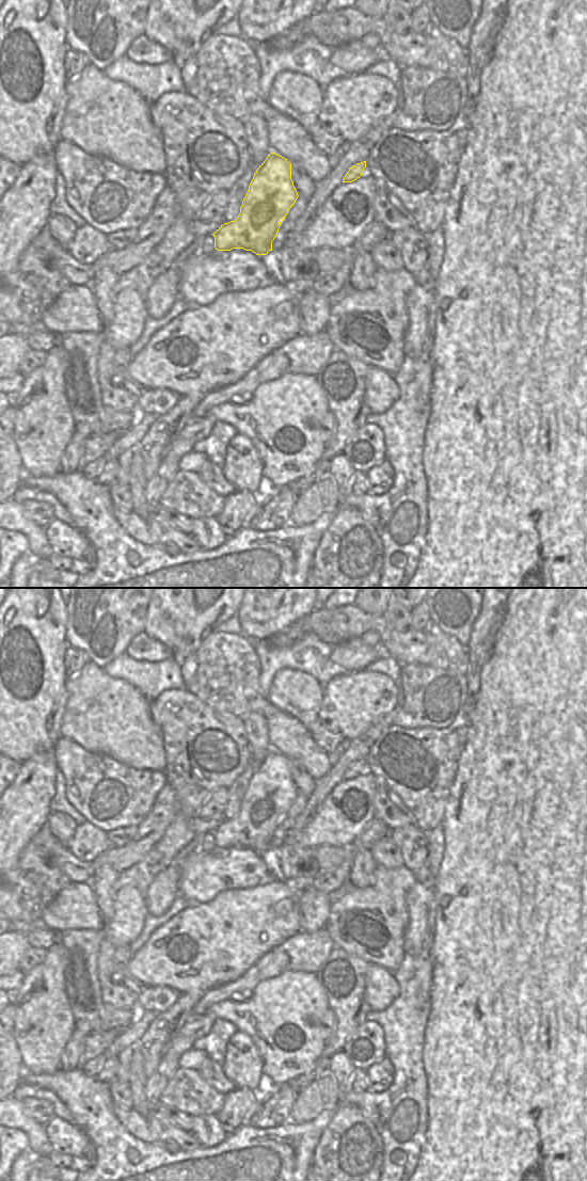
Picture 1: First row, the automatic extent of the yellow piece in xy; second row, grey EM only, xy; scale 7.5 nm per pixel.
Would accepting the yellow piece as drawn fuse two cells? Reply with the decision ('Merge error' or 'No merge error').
No merge error.

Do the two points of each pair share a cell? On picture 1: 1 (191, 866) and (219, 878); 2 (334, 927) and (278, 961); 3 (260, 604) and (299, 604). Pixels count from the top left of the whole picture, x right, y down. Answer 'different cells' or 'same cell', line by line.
1: same cell
2: different cells
3: same cell

